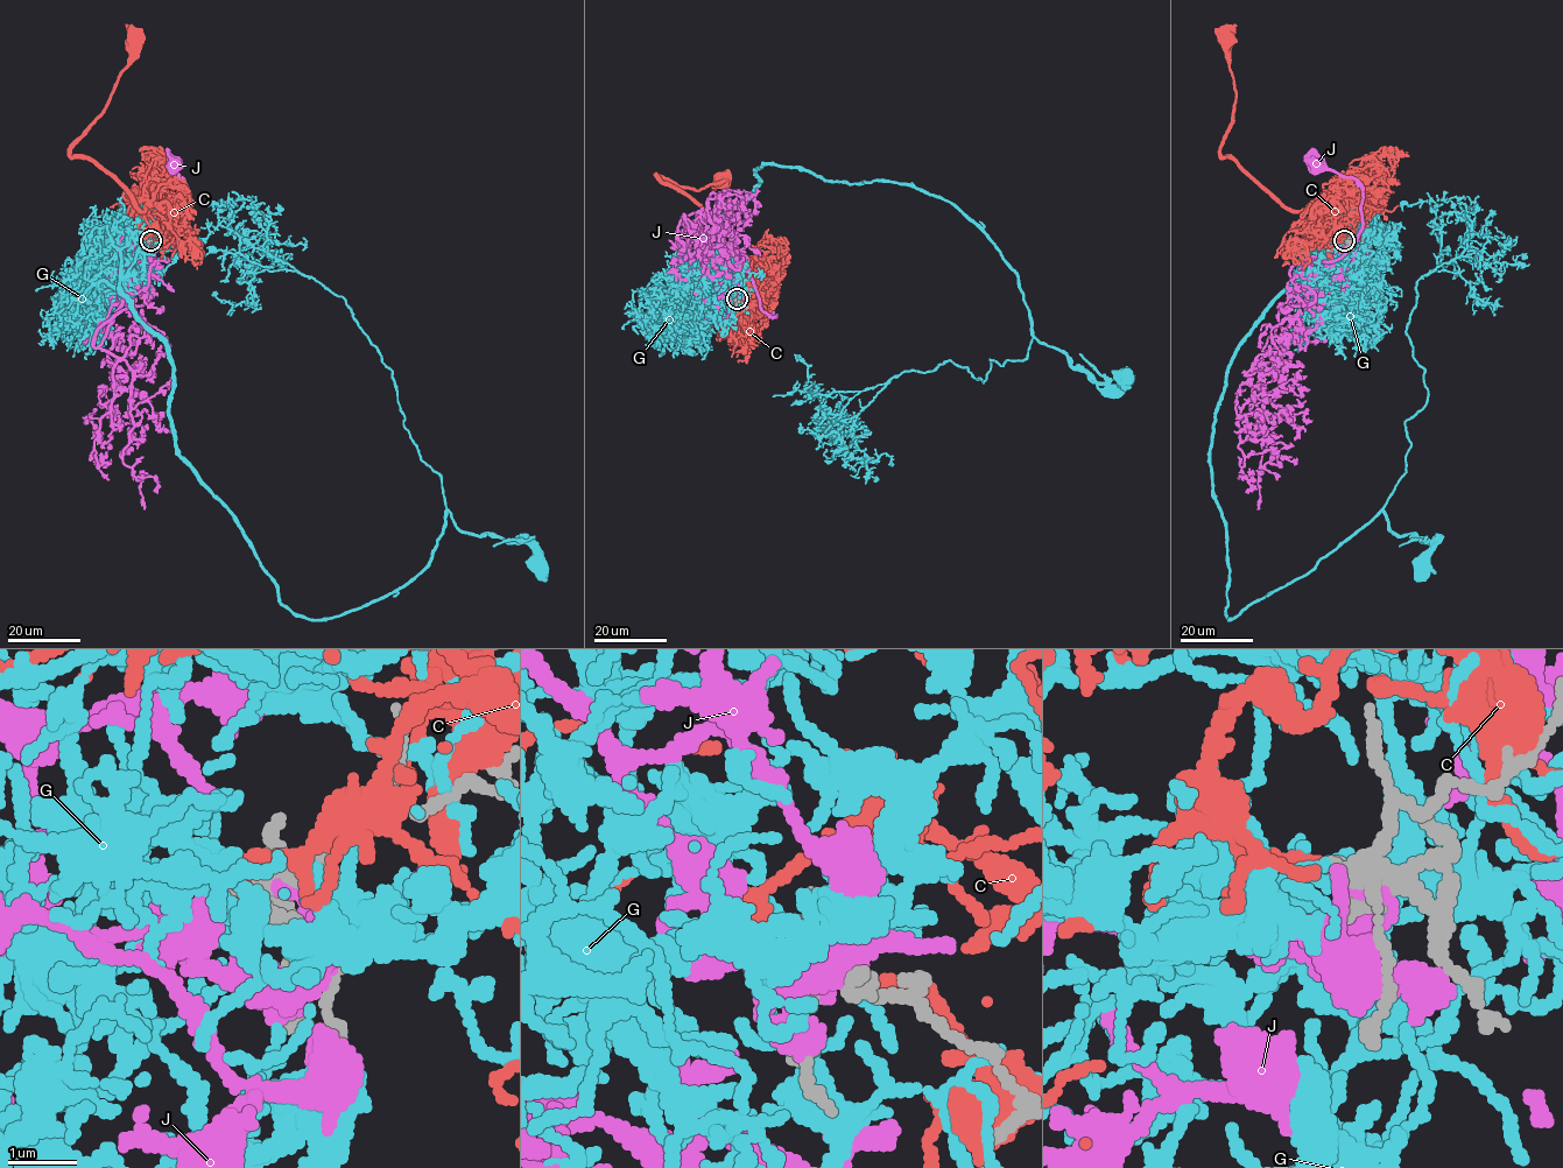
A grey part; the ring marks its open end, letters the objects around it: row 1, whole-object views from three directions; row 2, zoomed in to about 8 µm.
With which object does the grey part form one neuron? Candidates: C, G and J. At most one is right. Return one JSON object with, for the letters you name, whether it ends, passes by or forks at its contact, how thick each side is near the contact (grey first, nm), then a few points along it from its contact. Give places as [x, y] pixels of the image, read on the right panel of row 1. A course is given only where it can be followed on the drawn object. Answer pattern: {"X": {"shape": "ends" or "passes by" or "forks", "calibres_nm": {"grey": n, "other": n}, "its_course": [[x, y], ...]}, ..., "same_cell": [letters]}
{"G": {"shape": "ends", "calibres_nm": {"grey": 320, "other": 180}, "its_course": [[1344, 240], [1240, 342], [1215, 412], [1226, 617], [1305, 576], [1381, 511], [1395, 534], [1430, 541], [1423, 567]]}, "same_cell": ["G"]}

